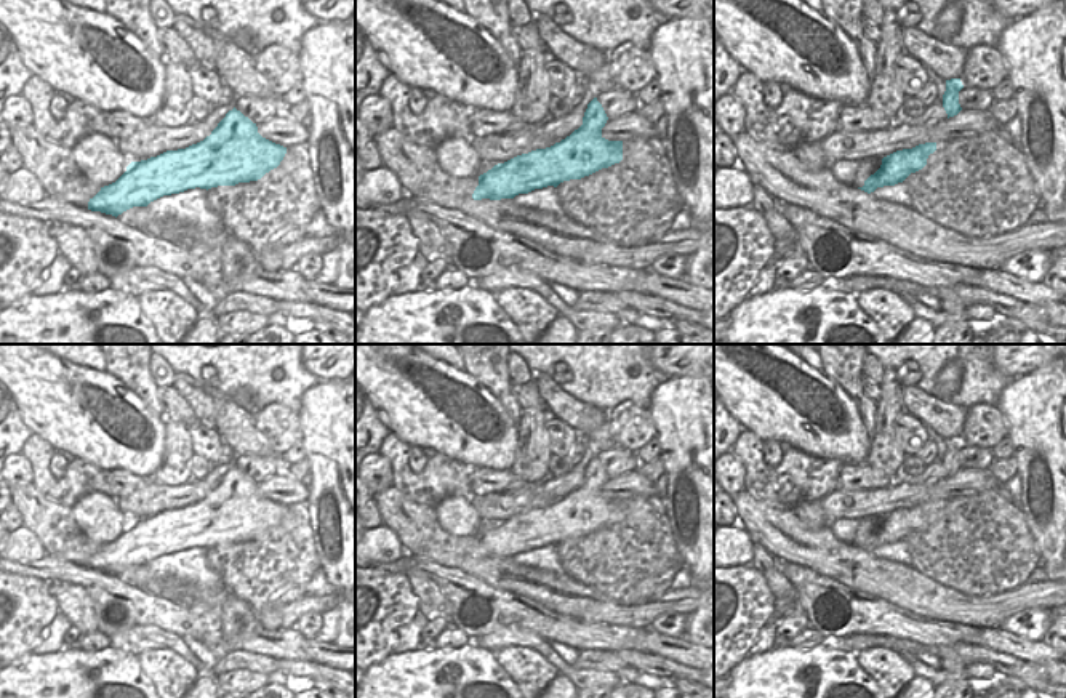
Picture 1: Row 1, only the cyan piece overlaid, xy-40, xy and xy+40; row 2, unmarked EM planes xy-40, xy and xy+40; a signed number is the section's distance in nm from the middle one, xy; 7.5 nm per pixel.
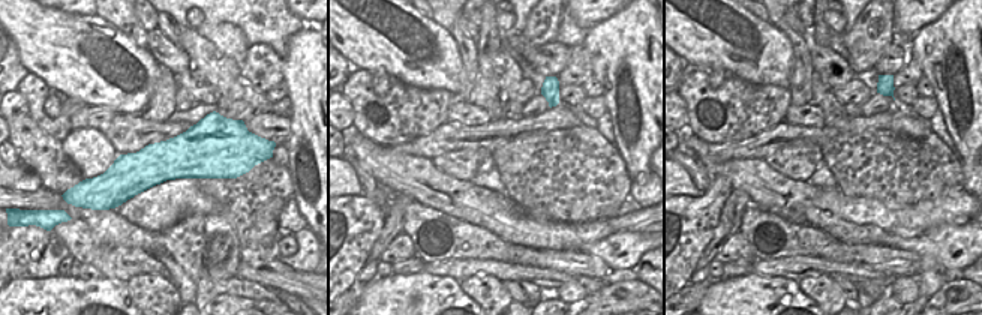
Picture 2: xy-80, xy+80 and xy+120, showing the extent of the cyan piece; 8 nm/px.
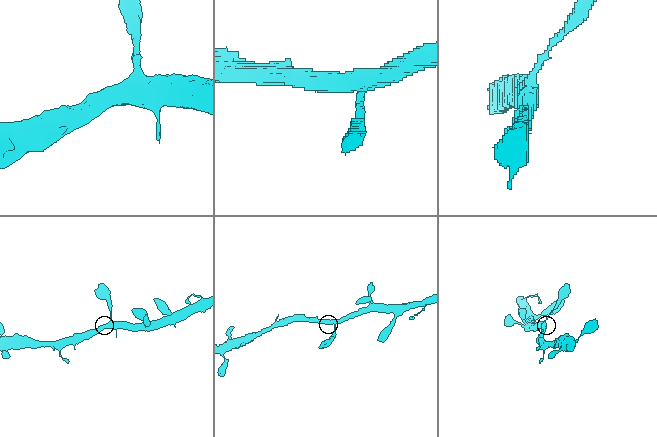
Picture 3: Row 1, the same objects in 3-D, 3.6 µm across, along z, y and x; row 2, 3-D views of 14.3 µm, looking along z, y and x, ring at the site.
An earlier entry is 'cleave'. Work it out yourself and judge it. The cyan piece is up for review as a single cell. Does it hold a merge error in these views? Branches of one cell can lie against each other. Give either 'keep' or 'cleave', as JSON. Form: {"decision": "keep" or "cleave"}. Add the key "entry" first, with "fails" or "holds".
{"entry": "fails", "decision": "keep"}

